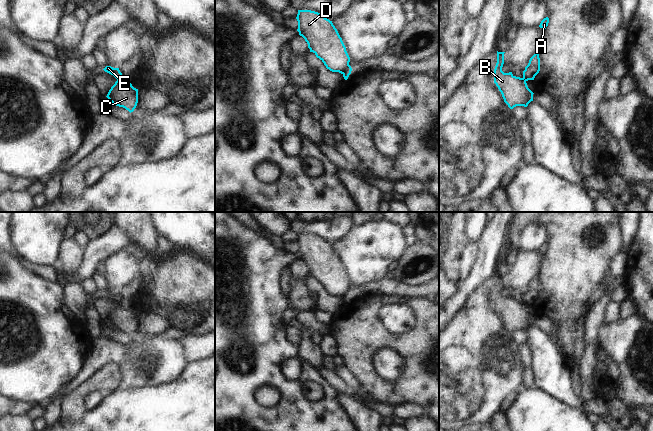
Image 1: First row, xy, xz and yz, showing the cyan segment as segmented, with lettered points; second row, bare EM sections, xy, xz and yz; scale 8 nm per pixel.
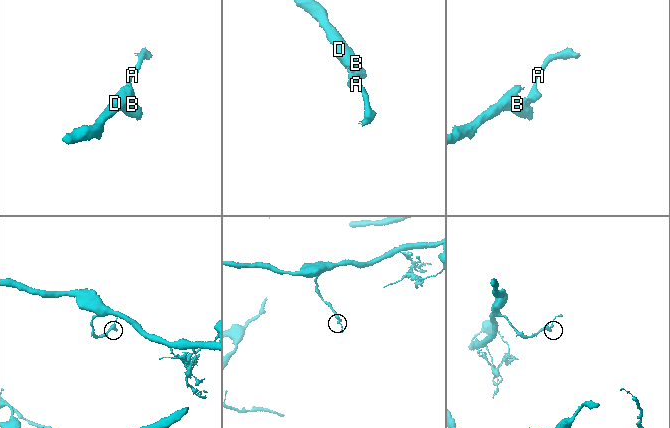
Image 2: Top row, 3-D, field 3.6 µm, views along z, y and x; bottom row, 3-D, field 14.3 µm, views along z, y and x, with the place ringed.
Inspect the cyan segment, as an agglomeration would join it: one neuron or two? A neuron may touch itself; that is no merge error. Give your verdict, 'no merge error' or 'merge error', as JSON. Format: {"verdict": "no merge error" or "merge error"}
{"verdict": "merge error"}

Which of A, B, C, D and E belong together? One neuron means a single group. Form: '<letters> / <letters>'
A E / B C D

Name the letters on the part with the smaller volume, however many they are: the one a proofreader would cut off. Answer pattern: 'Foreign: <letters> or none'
Foreign: A, E

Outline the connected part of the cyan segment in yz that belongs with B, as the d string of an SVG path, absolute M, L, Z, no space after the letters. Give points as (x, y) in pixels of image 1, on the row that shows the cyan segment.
M497 51L497 63L494 69L494 83L502 94L504 102L510 109L516 106L527 107L533 101L533 92L523 78L516 77L512 72L504 73L504 53Z

